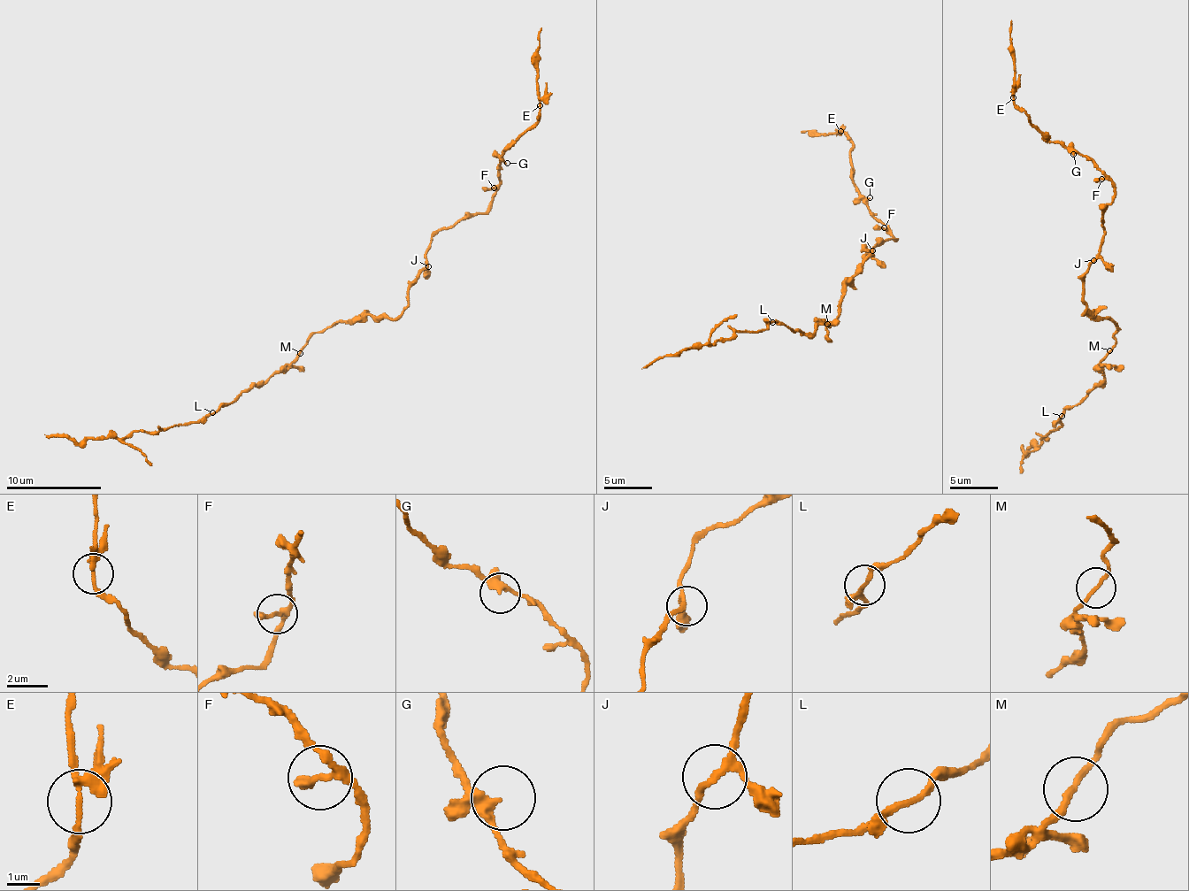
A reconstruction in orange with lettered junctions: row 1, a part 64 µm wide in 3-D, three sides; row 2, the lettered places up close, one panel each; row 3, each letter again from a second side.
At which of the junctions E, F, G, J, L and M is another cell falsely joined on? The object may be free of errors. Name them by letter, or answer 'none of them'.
E

